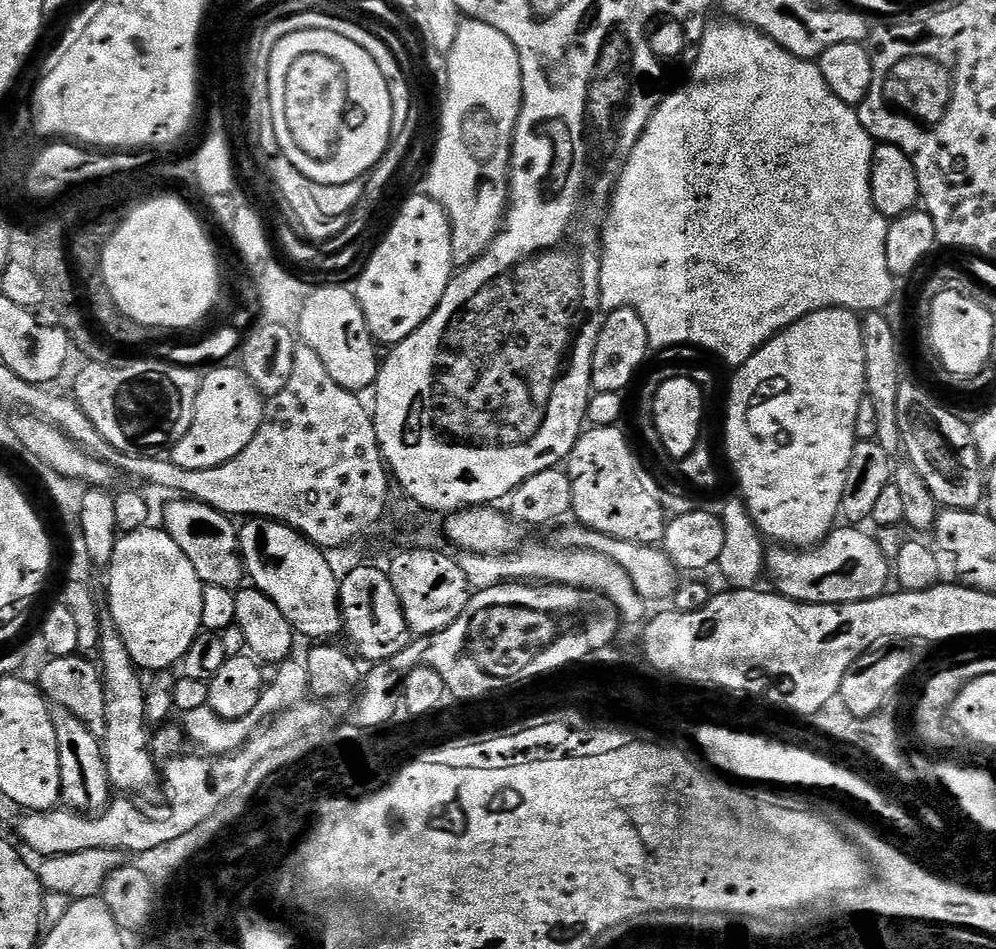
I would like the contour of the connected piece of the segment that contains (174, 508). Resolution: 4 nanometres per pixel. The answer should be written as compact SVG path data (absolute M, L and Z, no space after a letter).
M172 498L162 514L163 531L166 531L174 542L181 547L186 558L193 563L198 578L204 584L221 586L222 589L235 591L246 578L244 563L240 557L240 541L237 525L231 517L221 514L213 507L196 500Z

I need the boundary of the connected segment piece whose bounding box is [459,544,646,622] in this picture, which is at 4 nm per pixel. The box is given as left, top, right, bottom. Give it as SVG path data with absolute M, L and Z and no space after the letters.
M528 544L525 548L524 545L517 547L515 552L509 552L507 556L483 556L466 552L459 557L459 561L462 574L466 574L469 589L472 590L493 588L509 582L565 584L571 588L585 588L610 598L610 602L614 602L614 606L620 612L621 621L645 619L646 601L640 597L638 590L634 590L634 582L630 582L630 574L626 574L626 570L618 566L618 562L597 552L559 546L551 548L548 544Z

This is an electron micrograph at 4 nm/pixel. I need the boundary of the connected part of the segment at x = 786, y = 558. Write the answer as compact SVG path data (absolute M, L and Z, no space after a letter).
M856 526L833 527L828 537L815 548L797 550L787 546L772 546L767 549L766 576L772 579L775 591L780 595L797 600L800 604L849 604L850 602L862 602L873 600L885 595L890 584L890 560L882 554L875 535L860 532Z

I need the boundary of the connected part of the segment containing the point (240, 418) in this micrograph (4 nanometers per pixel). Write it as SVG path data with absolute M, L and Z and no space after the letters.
M212 366L207 369L208 373L203 373L200 392L197 394L197 402L194 406L193 424L186 431L185 436L170 449L171 460L178 466L182 466L182 470L210 470L214 466L222 466L230 462L230 458L242 454L242 450L250 446L250 438L258 434L258 426L264 417L265 397L261 396L254 382L250 382L243 367L224 367L228 366Z

